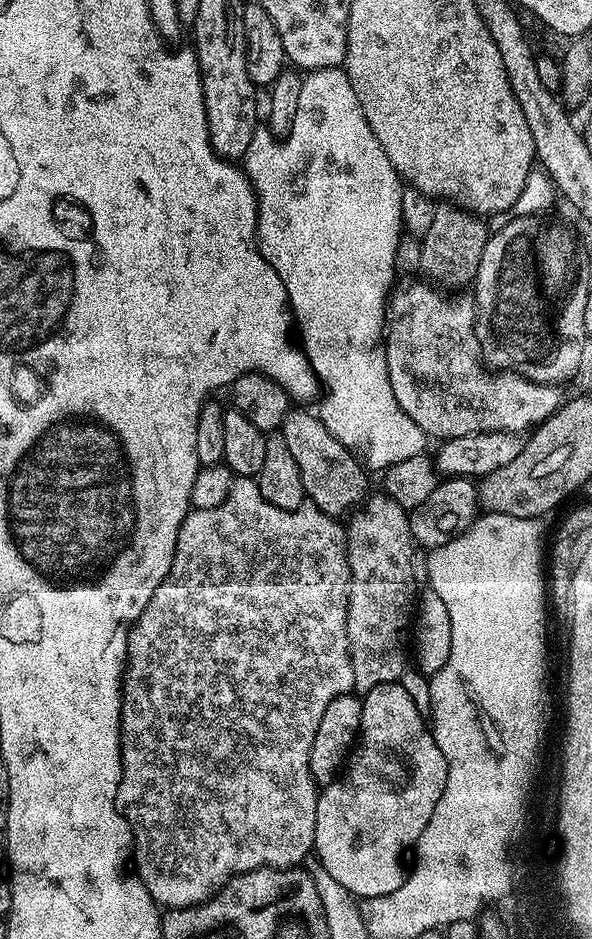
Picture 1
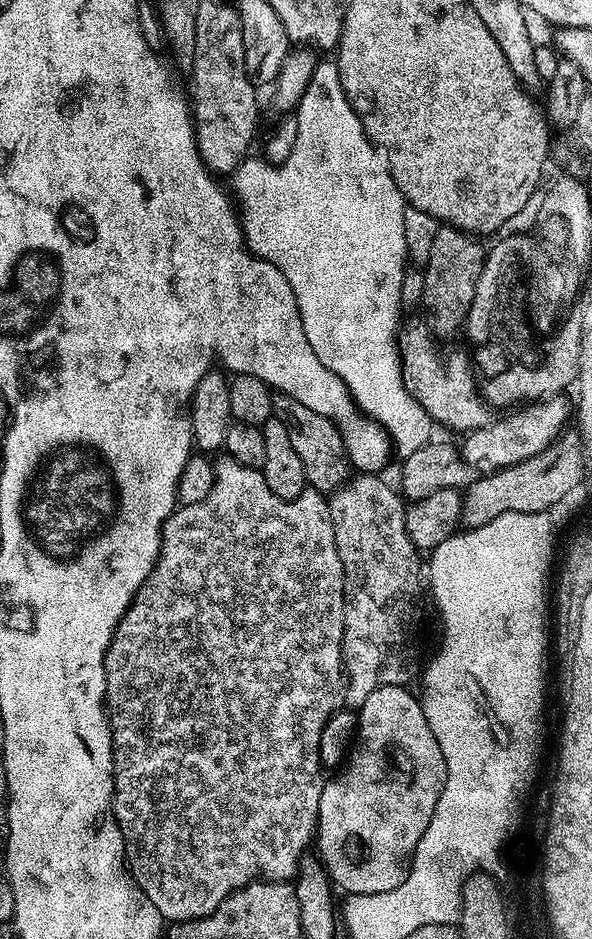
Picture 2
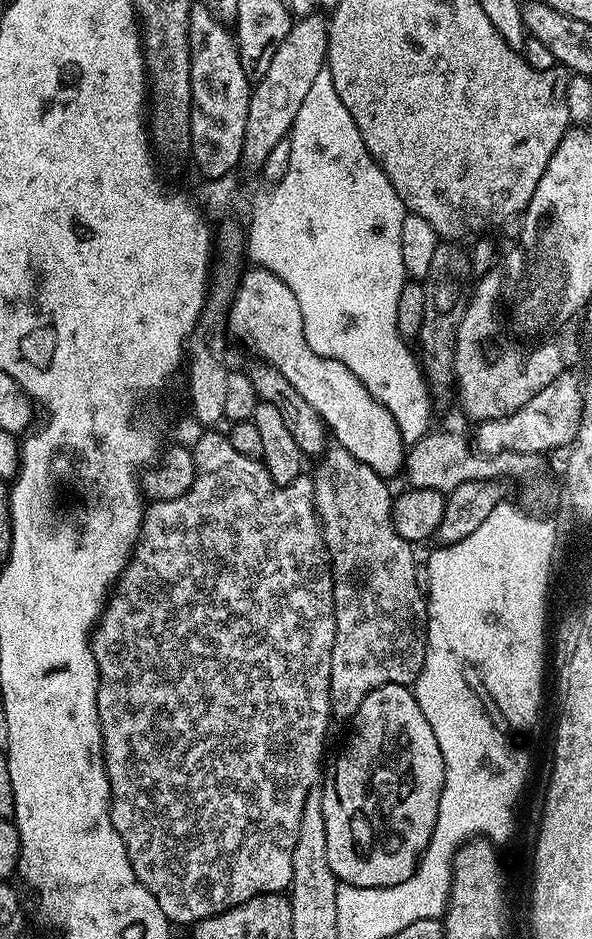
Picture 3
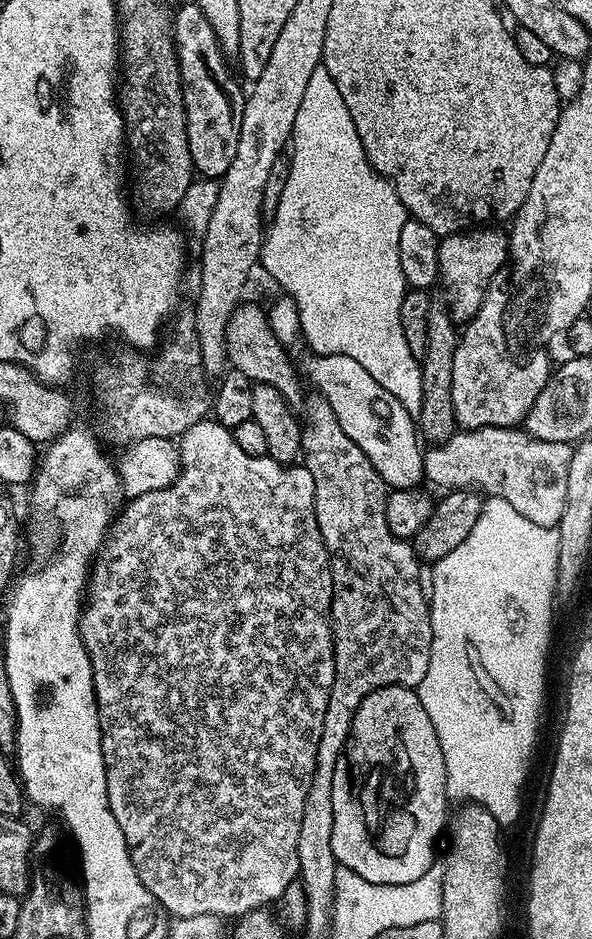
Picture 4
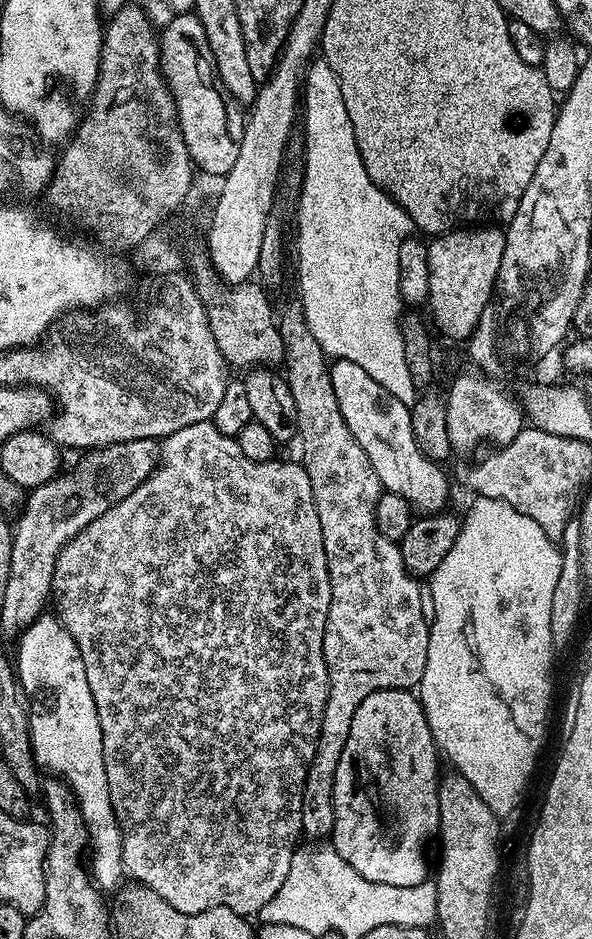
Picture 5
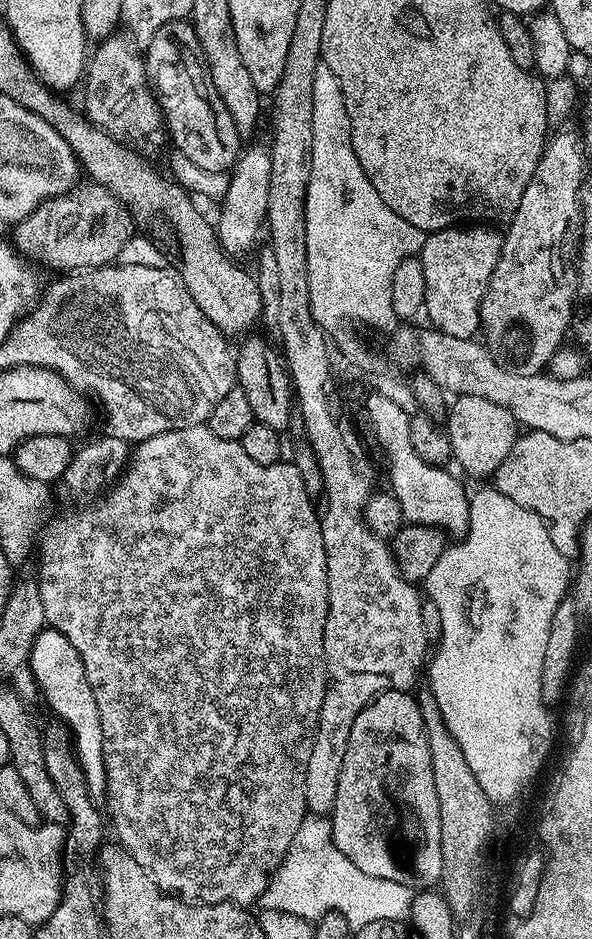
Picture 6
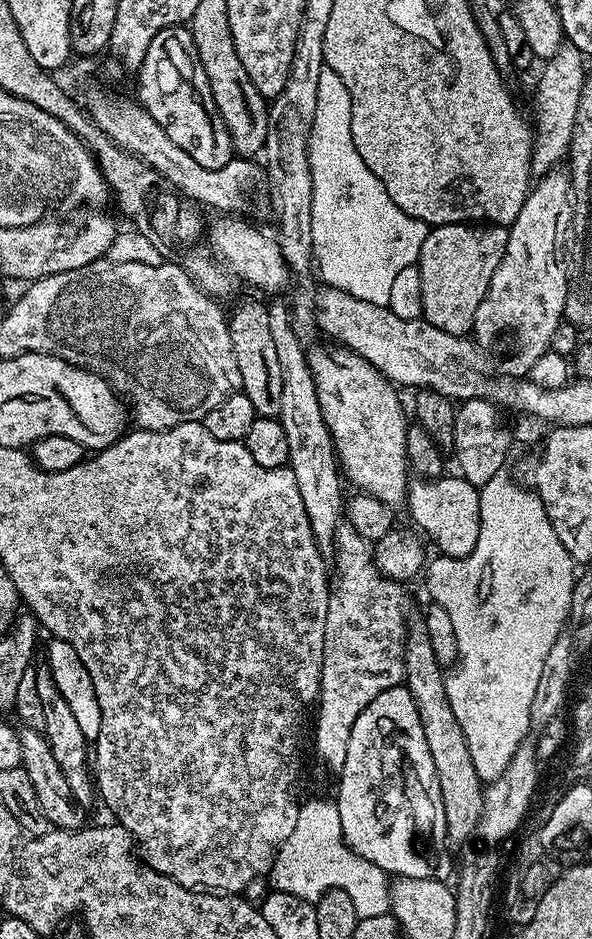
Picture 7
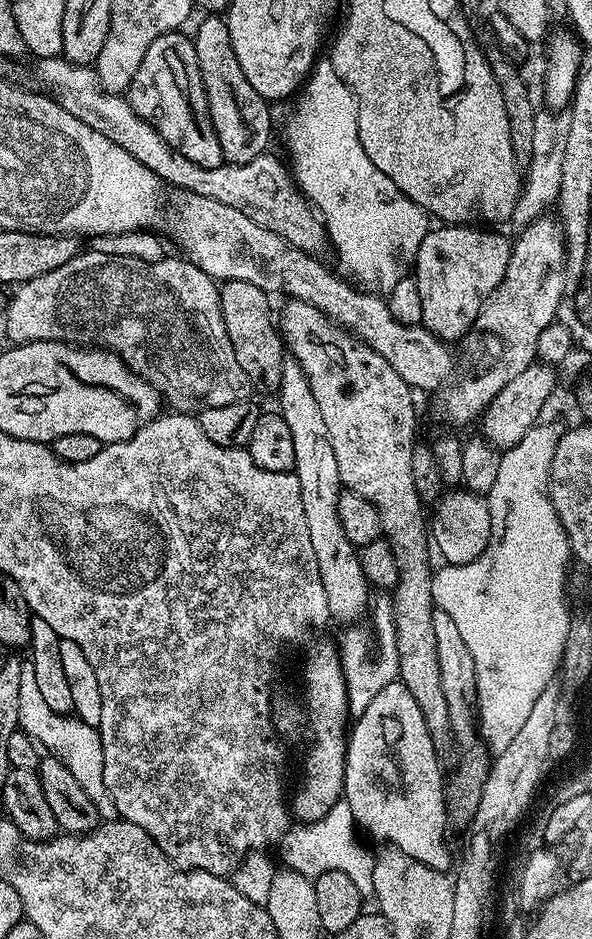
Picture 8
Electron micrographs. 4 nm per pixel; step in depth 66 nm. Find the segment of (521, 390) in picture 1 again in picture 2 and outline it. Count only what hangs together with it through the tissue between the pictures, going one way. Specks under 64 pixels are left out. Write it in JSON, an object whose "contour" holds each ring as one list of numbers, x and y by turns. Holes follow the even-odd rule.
{"contour":[[412,320,407,324,408,321,398,332,404,385,408,387,408,393,422,406,426,415,439,427,441,424,444,428,453,428,454,431,460,432,459,434,467,434,490,423,490,408,480,395,478,380,469,357,460,352,443,356,436,349,437,341,430,335,429,325,425,321,423,324,420,320]]}

